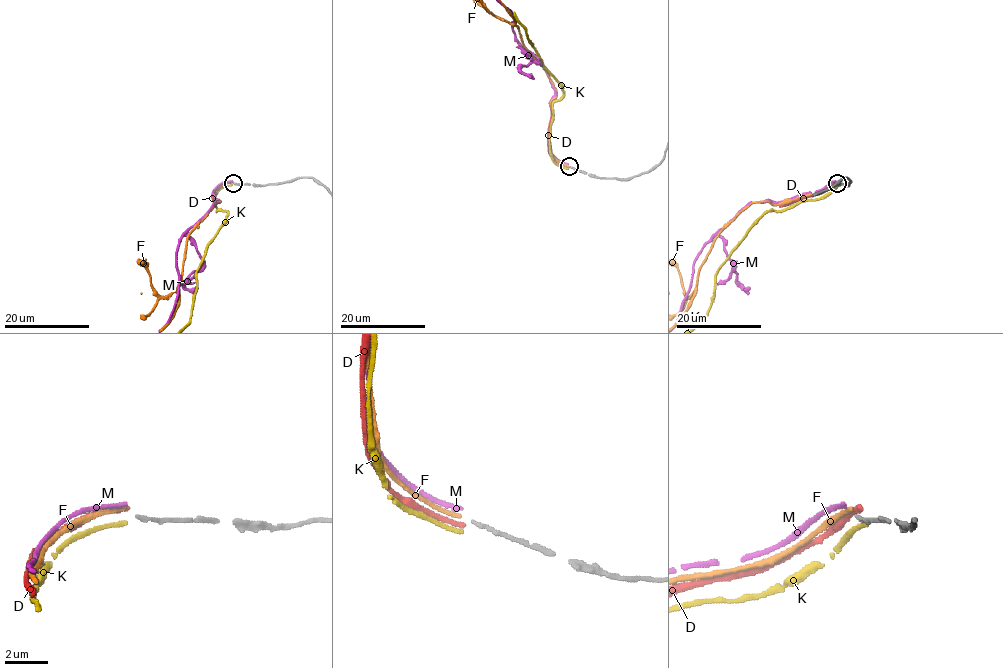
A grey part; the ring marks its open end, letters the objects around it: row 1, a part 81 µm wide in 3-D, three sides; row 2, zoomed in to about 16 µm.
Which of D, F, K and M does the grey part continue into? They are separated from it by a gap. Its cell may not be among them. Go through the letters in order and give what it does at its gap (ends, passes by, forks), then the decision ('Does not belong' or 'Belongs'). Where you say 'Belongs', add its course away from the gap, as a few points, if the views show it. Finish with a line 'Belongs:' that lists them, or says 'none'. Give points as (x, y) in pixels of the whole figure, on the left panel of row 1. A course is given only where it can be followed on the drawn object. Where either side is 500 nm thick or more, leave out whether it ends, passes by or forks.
D: It ends there. Does not belong
F: It ends there. Does not belong
K: It ends there. Does not belong
M: It ends there. Does not belong
Belongs: none

